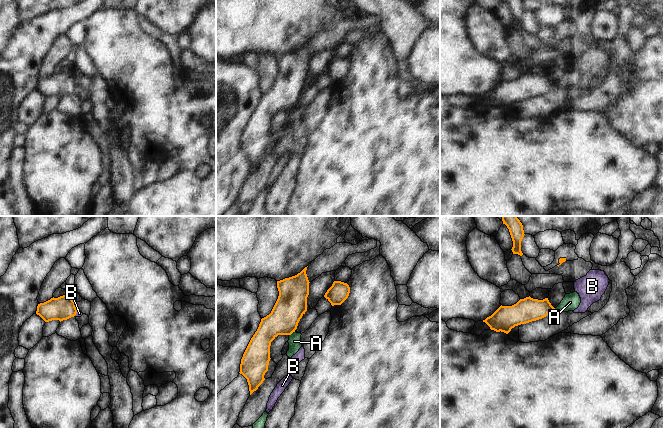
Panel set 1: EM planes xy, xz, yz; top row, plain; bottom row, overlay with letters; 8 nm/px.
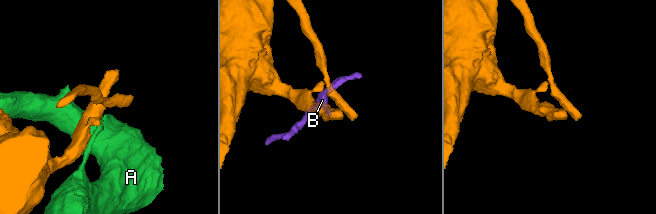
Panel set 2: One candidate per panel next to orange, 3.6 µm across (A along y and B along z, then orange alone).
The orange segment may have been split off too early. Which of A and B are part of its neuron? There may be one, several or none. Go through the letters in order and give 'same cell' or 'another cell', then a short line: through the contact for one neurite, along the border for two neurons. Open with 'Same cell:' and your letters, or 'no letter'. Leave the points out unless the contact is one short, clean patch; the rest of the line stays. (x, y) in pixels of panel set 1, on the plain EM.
Same cell: no letter
A: another cell
B: another cell; line xy (77, 87), (74, 91)

